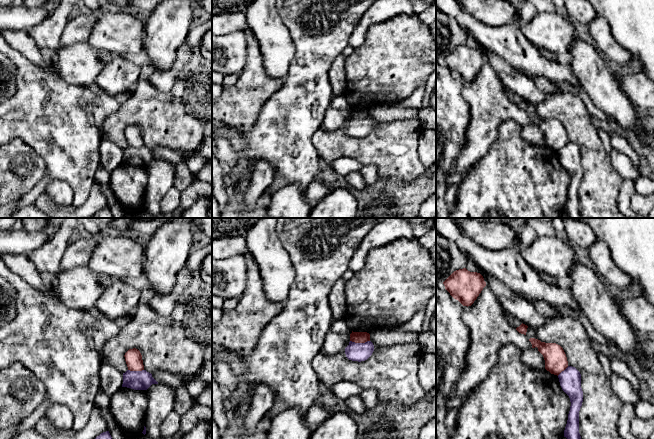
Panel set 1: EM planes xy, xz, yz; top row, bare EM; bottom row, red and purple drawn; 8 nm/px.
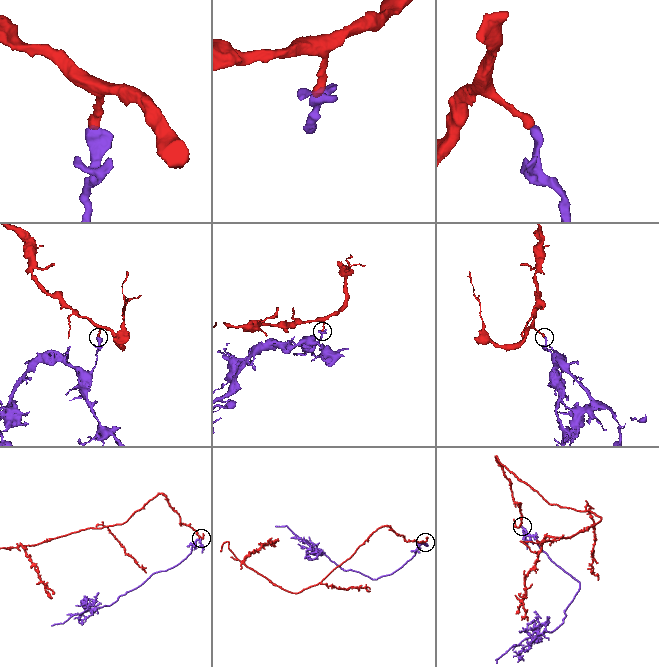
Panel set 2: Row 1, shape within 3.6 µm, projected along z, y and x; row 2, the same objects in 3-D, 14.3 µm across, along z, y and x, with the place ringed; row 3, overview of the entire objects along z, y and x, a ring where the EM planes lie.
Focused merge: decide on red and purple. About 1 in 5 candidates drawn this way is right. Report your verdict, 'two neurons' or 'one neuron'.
two neurons

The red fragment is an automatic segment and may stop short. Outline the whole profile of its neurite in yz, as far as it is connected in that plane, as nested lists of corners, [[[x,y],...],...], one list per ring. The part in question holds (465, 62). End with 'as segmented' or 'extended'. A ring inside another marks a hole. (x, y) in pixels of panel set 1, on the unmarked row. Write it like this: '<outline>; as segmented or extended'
[[[466,44],[454,47],[444,58],[445,65],[463,82],[471,82],[486,62],[483,52]]]; as segmented

